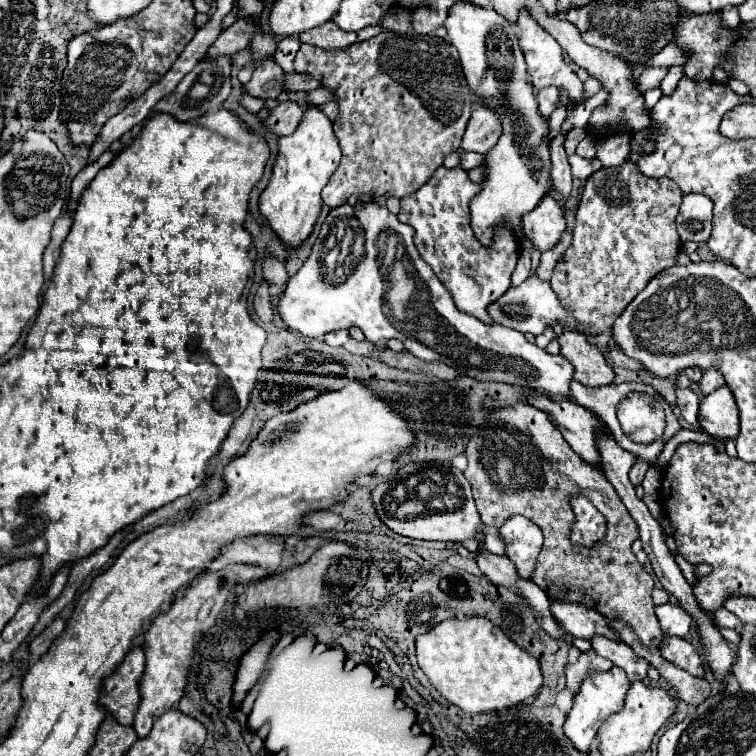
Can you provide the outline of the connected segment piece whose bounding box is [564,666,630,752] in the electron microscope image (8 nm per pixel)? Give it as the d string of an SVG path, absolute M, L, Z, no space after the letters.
M616 666L606 672L592 672L584 678L584 682L580 684L580 690L574 694L574 704L572 704L572 710L564 724L566 736L574 742L574 746L580 752L590 752L590 744L596 736L596 728L600 728L600 724L612 712L620 712L620 708L624 706L624 696L628 692L628 688L630 688L630 680L628 680L626 672Z

